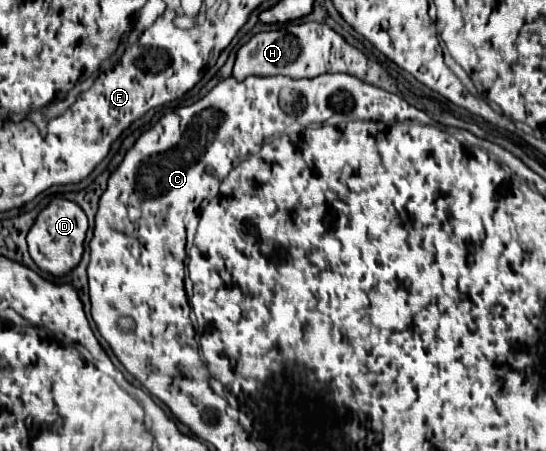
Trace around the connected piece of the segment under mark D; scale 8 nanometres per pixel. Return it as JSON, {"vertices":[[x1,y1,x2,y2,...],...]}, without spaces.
{"vertices":[[55,197,45,209,41,209,41,213,37,215,37,219,27,235,29,253,43,271,61,277,81,261,85,233,87,233,87,217,85,217,83,209,73,201]]}

